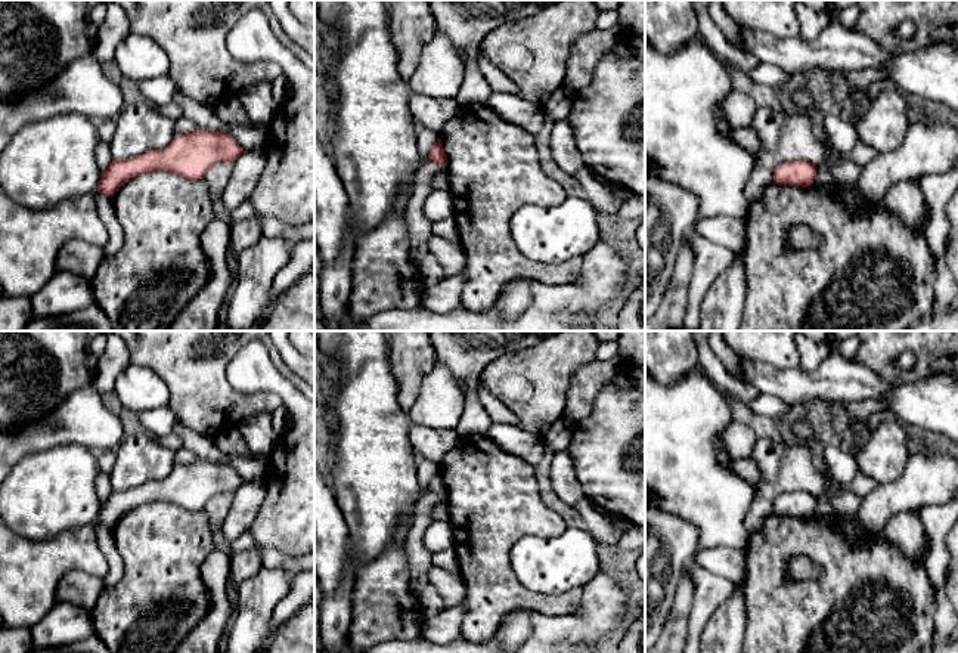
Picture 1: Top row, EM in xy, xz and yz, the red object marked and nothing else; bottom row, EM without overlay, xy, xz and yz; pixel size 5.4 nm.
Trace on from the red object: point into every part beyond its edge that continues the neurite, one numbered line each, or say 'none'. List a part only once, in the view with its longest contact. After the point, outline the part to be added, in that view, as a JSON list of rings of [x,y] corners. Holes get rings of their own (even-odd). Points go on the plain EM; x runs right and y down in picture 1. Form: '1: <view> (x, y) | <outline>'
none

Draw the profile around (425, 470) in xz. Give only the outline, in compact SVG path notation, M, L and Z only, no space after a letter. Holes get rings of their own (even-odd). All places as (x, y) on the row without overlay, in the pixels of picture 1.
M413 451L413 458L415 458L415 464L416 464L416 476L418 476L419 485L424 489L427 489L433 476L437 473L438 465L424 459L415 451Z

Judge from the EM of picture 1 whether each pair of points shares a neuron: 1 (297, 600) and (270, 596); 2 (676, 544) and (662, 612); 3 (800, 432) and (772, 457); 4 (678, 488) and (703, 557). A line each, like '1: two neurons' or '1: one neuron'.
1: two neurons
2: one neuron
3: two neurons
4: two neurons

